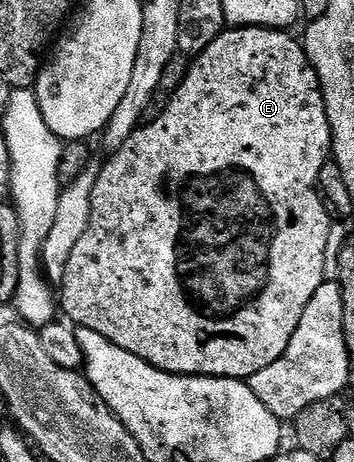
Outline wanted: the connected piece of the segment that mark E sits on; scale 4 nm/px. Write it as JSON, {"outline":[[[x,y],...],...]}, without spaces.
{"outline":[[[233,27],[222,31],[219,37],[215,37],[215,41],[211,41],[211,45],[207,45],[201,55],[196,56],[190,62],[185,80],[177,87],[176,93],[169,98],[167,109],[163,109],[160,117],[155,121],[138,126],[137,130],[131,133],[131,137],[127,137],[123,146],[108,156],[109,160],[106,161],[105,168],[96,172],[95,189],[91,193],[89,224],[83,237],[79,237],[79,245],[75,245],[75,249],[71,249],[71,257],[67,261],[63,277],[59,281],[59,287],[61,287],[59,307],[60,310],[61,307],[65,310],[62,311],[64,318],[71,320],[77,327],[95,329],[95,333],[103,333],[103,337],[107,337],[107,341],[119,345],[119,349],[127,349],[127,353],[135,353],[135,357],[147,361],[160,371],[166,371],[168,375],[206,375],[220,379],[247,381],[255,373],[267,369],[267,365],[279,361],[279,357],[287,349],[287,345],[299,325],[299,317],[303,317],[303,309],[307,305],[307,301],[311,301],[311,297],[315,297],[315,289],[319,289],[319,285],[326,282],[325,258],[327,257],[327,237],[331,226],[331,212],[321,197],[317,182],[317,175],[330,158],[333,142],[333,132],[329,129],[329,118],[325,108],[325,92],[321,89],[321,80],[317,77],[317,70],[313,68],[309,56],[305,54],[304,46],[298,40],[296,43],[289,34],[288,30],[275,27]]]}

